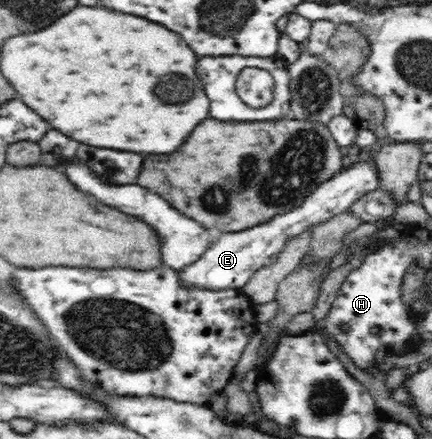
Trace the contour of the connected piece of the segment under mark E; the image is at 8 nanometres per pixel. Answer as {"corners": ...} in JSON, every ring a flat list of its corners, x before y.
{"corners":[[372,160,351,164,336,173,328,182,324,182,316,192,312,192,312,196,308,196,306,202,302,202,302,206,297,206,286,214,273,216,266,224,258,224,250,230,224,234,220,240,218,238,213,240,212,246,206,248,196,262,176,270,180,285,214,291,232,288,242,290,259,268,273,262,272,258,287,245,287,242,290,242,290,239,319,227,337,214,348,211,356,200,376,189,378,189,378,173,374,170]]}

